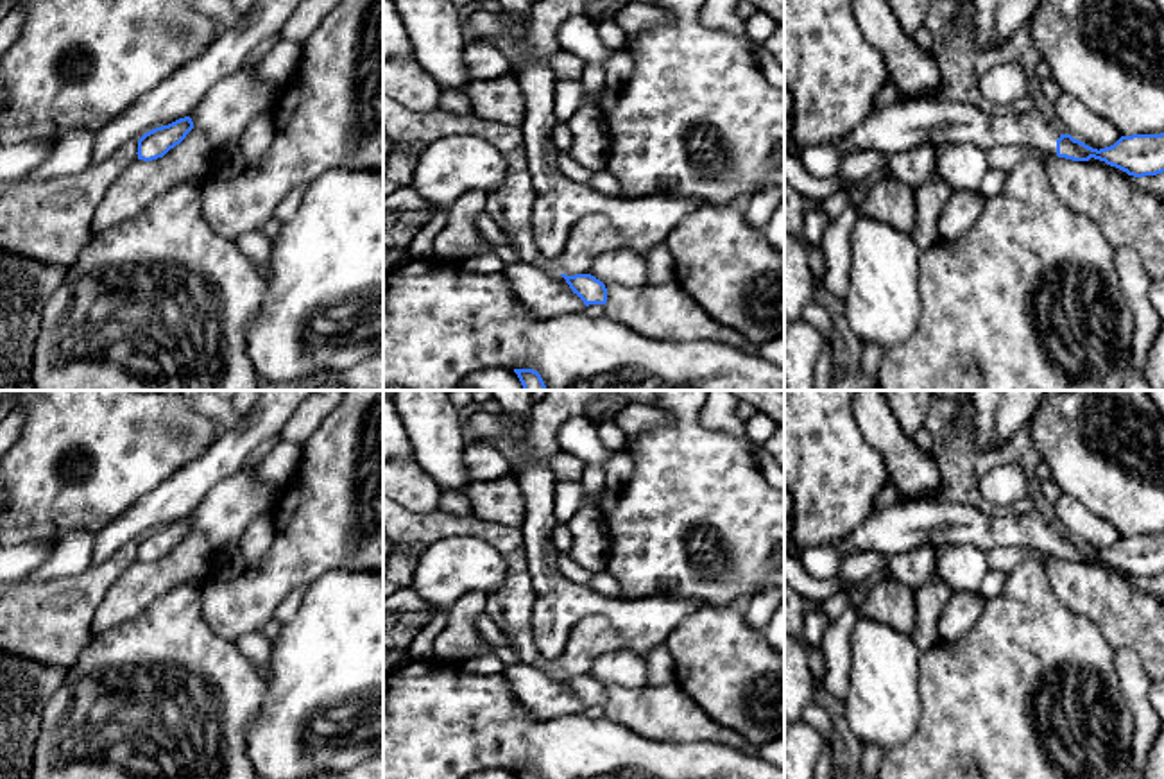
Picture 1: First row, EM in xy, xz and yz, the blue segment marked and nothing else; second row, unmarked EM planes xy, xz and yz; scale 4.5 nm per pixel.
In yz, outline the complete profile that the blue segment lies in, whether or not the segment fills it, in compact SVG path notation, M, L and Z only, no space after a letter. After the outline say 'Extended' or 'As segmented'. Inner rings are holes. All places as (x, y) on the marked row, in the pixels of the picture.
M899 100L869 115L849 134L834 138L842 158L860 150L879 150L888 158L922 143L974 143L989 150L996 145L1026 145L1035 154L1073 161L1105 161L1128 175L1164 172L1164 133L1121 136L1114 145L1092 149L1071 134L1060 134L1039 111L981 113L954 100Z. Extended

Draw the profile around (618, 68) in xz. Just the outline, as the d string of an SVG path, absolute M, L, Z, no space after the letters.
M627 48L616 50L603 64L605 88L618 91L618 88L632 75L634 66L634 57Z

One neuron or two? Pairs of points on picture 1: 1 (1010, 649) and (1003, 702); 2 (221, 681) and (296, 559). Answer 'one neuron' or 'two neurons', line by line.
1: one neuron
2: two neurons

